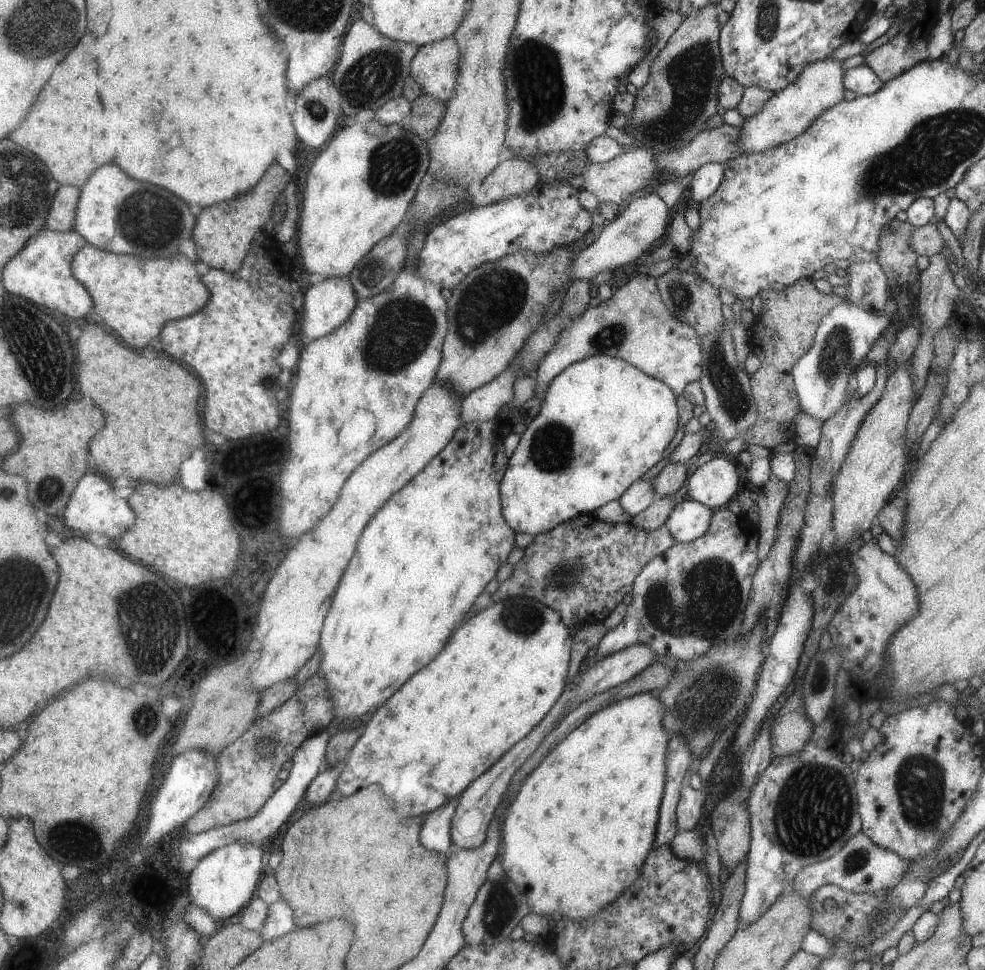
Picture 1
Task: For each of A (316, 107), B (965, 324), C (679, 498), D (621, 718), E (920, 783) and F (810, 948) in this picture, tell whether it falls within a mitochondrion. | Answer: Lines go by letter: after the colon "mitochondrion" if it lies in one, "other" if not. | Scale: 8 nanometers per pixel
A: mitochondrion
B: other
C: other
D: other
E: mitochondrion
F: other

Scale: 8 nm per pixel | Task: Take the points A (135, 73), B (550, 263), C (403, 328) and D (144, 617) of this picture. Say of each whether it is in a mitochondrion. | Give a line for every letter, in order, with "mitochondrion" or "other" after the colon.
A: other
B: other
C: mitochondrion
D: mitochondrion

